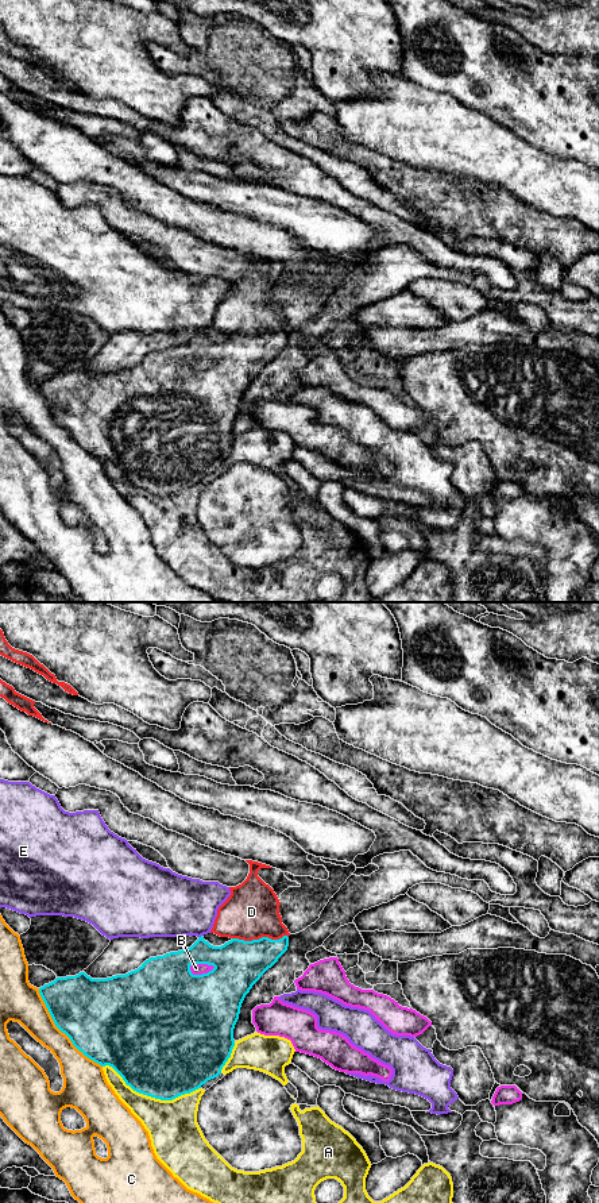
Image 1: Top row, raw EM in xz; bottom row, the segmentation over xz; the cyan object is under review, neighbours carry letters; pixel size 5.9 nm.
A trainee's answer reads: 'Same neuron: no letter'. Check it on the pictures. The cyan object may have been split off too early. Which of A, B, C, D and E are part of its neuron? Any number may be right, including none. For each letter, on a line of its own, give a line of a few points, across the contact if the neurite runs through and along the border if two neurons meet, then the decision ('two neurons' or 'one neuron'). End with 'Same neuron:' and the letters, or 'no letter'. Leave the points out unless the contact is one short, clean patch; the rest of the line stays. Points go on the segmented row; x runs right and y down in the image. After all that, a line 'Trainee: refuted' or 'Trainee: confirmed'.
A: two neurons
B: two neurons
C: two neurons
D: xz (239, 964), (252, 951), (259, 939), (251, 912) | one neuron
E: two neurons
Same neuron: D
Trainee: refuted

